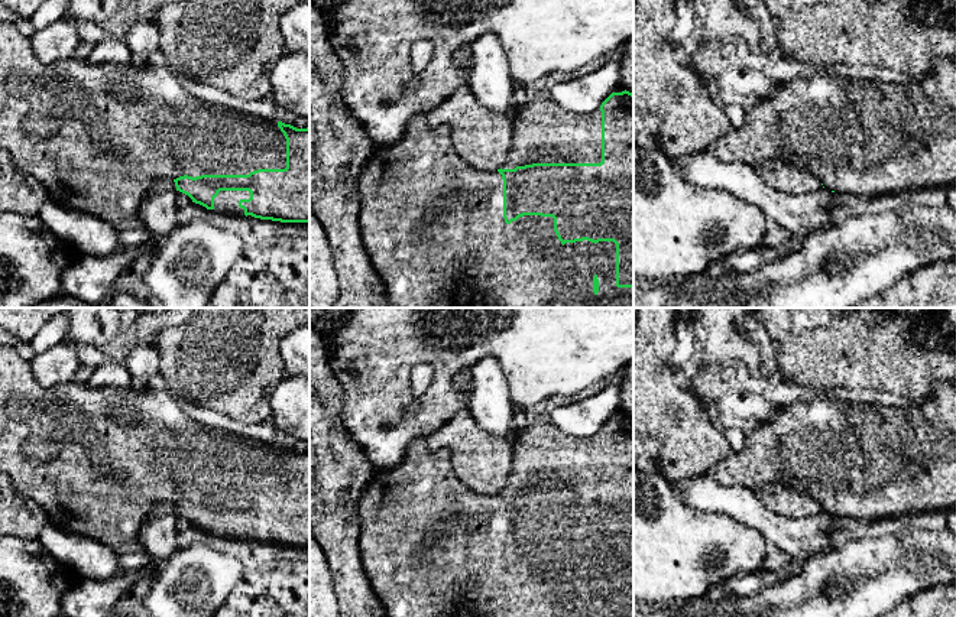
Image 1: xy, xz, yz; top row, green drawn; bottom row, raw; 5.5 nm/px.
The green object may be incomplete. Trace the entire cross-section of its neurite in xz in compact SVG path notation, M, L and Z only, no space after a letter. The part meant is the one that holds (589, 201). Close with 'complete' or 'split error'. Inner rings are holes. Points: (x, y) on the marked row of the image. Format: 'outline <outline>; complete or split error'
outline M629 91L612 92L602 105L592 114L574 114L564 110L551 98L537 97L521 110L516 110L512 117L512 142L506 155L505 163L498 171L480 171L466 163L456 152L451 137L451 127L440 124L430 127L427 124L428 113L414 116L399 140L392 146L376 147L359 175L359 227L363 246L367 256L380 276L389 303L393 308L430 308L432 302L445 293L447 299L467 298L473 308L633 308L633 94Z; split error

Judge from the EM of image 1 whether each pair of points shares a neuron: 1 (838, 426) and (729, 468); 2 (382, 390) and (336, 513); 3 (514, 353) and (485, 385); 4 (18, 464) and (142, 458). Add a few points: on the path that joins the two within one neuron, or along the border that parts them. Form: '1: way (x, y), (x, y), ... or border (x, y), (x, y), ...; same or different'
1: way (810, 447), (775, 451), (757, 464); same
2: border (342, 418), (343, 426), (375, 471); different
3: border (482, 356), (492, 356), (498, 361), (509, 400); different
4: way (48, 466), (62, 457), (112, 457); same

